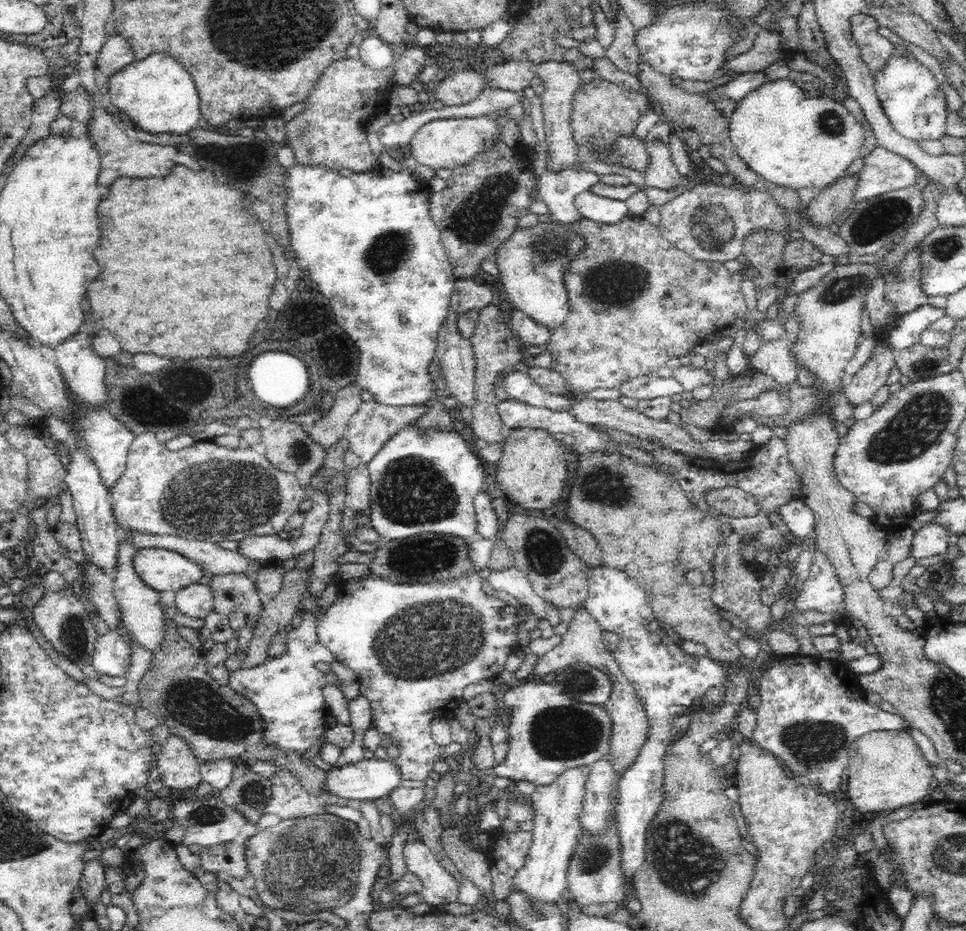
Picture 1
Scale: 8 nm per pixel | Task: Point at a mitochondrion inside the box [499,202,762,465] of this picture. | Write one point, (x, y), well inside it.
(616, 283)

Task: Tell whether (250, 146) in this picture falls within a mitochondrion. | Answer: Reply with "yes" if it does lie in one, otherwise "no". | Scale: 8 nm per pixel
no

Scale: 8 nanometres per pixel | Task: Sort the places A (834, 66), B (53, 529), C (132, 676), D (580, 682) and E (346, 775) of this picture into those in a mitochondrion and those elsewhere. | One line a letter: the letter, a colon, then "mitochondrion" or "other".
A: other
B: other
C: other
D: mitochondrion
E: other

